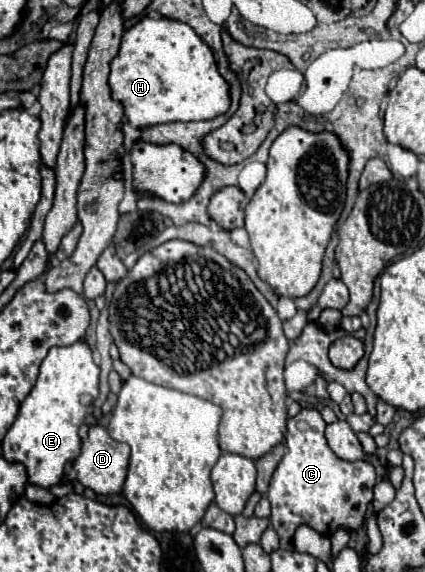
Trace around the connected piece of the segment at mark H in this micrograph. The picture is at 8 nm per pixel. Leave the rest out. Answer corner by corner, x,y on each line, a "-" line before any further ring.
144,17
124,33
120,53
114,57
110,67
112,95
126,107
126,119
134,127
144,129
172,121
208,121
230,109
230,85
220,75
212,49
194,33
190,25
182,21

